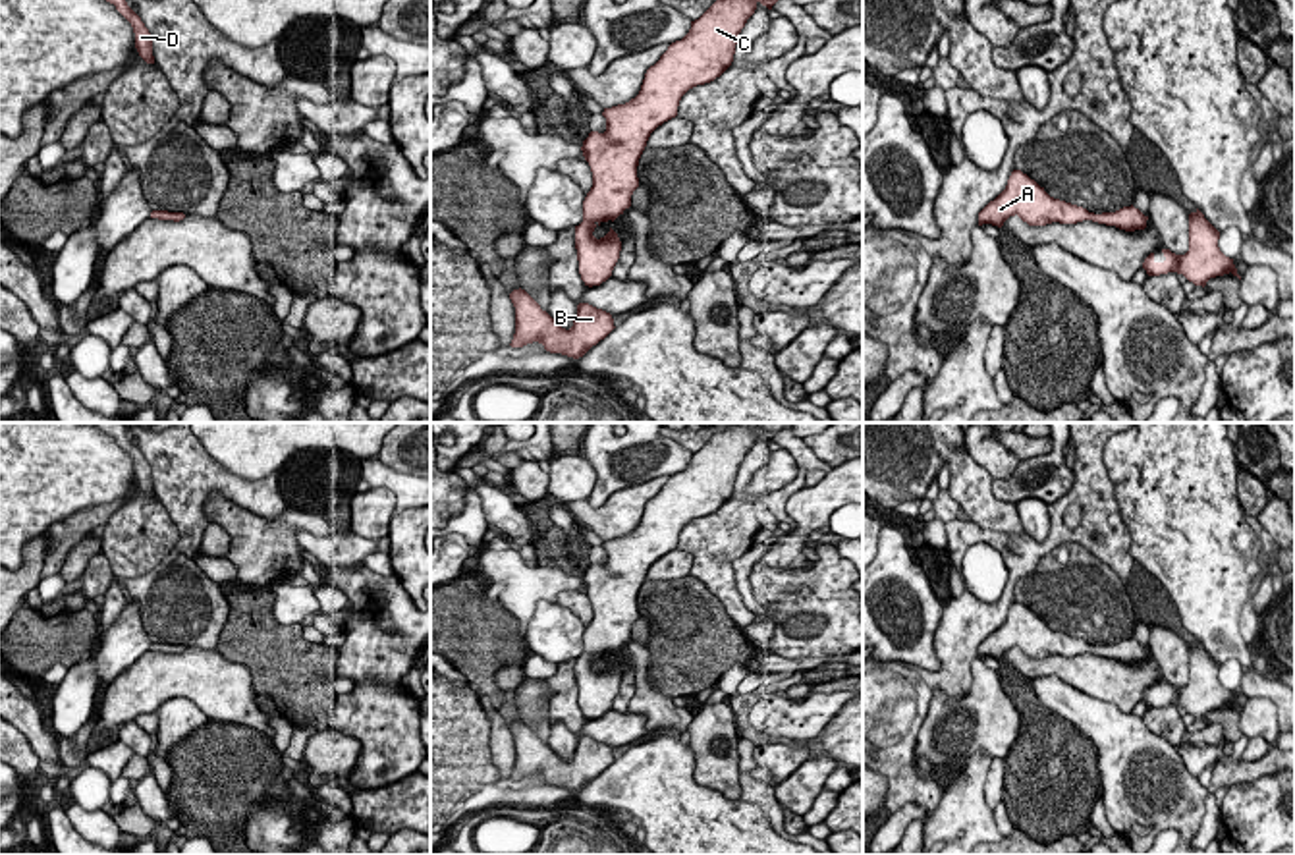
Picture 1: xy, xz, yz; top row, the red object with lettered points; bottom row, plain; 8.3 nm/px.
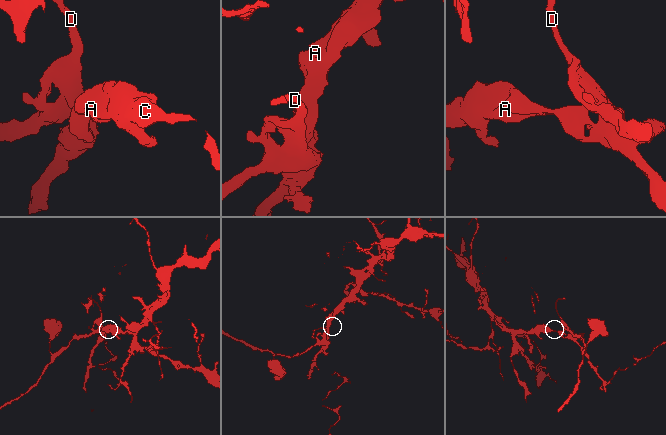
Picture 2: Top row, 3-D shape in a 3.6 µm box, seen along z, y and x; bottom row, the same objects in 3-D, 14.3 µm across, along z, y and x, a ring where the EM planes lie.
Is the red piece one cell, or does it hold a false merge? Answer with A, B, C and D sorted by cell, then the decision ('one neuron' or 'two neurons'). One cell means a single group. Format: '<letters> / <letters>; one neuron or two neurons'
A C / B D; two neurons

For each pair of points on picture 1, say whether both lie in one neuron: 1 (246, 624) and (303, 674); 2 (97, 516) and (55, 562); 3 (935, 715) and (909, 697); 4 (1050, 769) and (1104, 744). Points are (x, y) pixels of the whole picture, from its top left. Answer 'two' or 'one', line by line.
1: one
2: one
3: two
4: one

